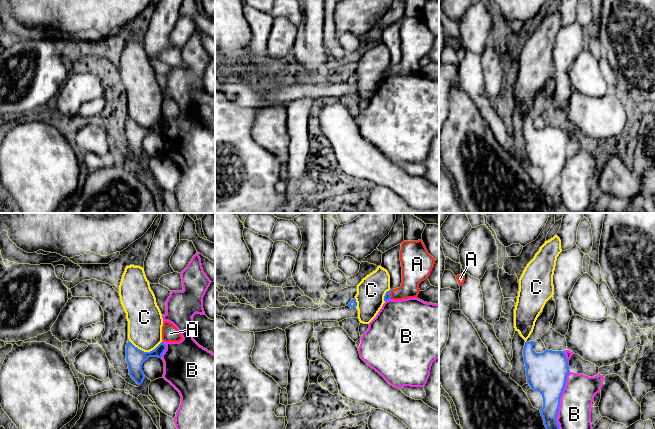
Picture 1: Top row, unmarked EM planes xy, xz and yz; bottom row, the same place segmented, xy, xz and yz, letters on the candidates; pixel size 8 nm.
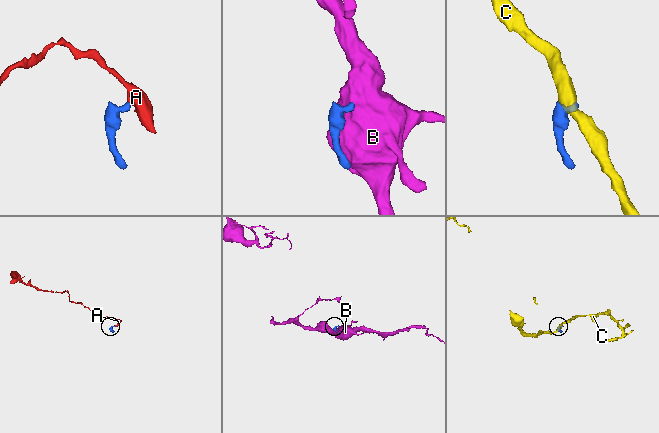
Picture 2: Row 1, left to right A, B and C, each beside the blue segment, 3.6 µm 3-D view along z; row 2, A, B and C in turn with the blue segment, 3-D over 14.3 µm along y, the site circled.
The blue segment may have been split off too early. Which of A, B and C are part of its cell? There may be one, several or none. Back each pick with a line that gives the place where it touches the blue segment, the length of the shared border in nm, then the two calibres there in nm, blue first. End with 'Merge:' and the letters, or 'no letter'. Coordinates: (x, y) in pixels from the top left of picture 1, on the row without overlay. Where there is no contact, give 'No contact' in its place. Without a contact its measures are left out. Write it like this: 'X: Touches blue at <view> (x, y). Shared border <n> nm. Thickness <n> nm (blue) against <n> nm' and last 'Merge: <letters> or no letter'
Merge: no letter

